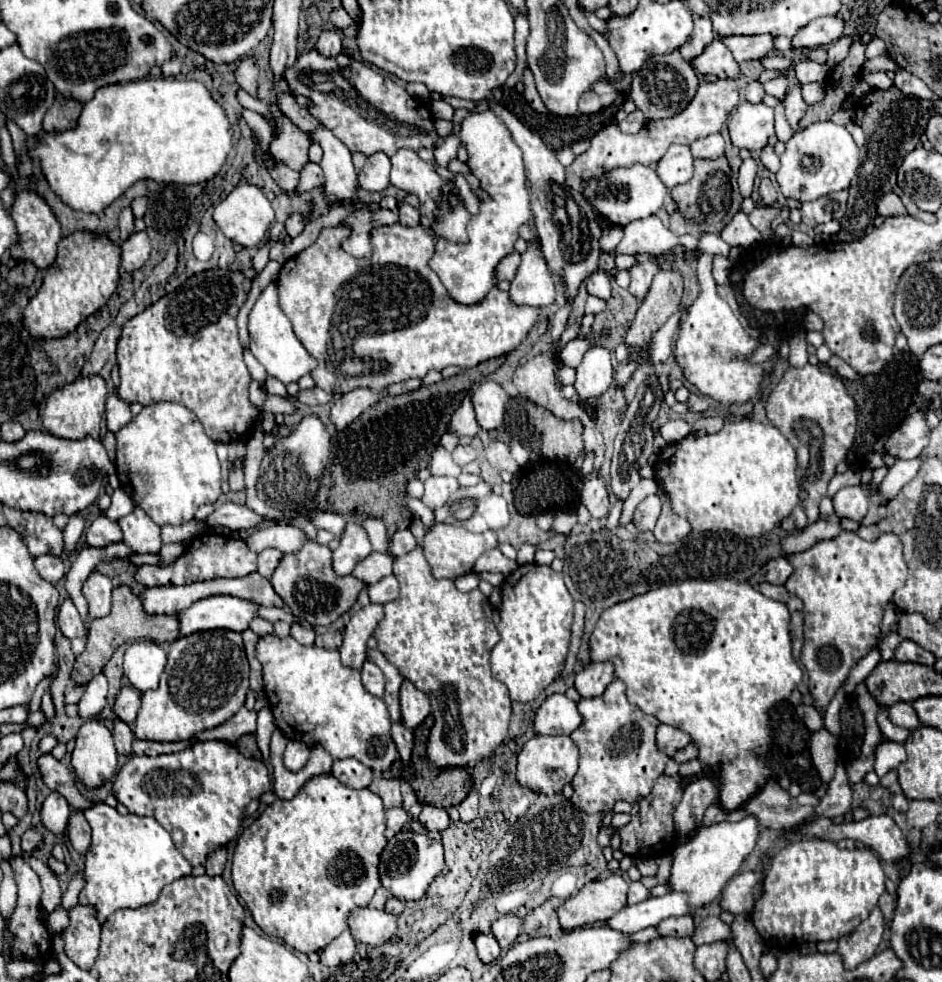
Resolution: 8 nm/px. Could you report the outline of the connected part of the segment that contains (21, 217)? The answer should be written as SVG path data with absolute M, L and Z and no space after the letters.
M20 189L14 197L12 219L16 223L16 233L18 233L18 243L10 247L12 257L16 261L32 261L38 269L52 265L56 259L56 247L58 247L58 241L62 239L62 233L50 205L46 205L46 201L38 193L30 189Z

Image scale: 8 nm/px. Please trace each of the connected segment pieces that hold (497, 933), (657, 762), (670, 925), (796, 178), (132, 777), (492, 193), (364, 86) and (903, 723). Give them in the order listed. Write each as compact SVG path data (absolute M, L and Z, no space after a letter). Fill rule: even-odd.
M514 913L504 915L492 923L492 933L502 949L508 949L520 935L520 931L522 931L522 921Z
M614 679L610 687L606 687L606 691L598 697L580 699L578 711L582 713L582 725L570 735L572 741L580 749L580 767L572 779L572 787L574 787L572 803L580 807L584 813L606 813L620 799L628 803L636 803L644 799L652 791L654 781L662 775L664 765L668 761L668 757L660 753L656 747L654 735L656 735L656 727L660 725L660 721L654 715L642 713L642 709L638 709L626 699L626 685L620 679Z
M690 916L669 917L658 925L658 929L664 937L687 937L694 933L695 922Z
M822 121L794 133L792 139L786 143L786 151L782 153L780 161L782 167L776 173L776 179L784 197L794 197L804 203L816 201L818 197L832 191L848 189L852 177L858 173L860 167L860 149L856 147L846 127L832 121Z
M204 741L196 743L192 749L170 755L132 755L118 771L112 793L130 813L158 819L158 823L172 835L178 851L192 865L204 865L208 853L238 837L244 807L270 789L272 781L262 761L244 757L226 741ZM148 769L150 793L144 783Z
M488 109L484 113L472 113L470 117L466 117L460 127L460 143L468 151L466 163L480 179L482 191L488 193L488 199L480 203L480 213L474 215L468 223L470 241L466 245L458 245L440 237L436 243L436 253L430 259L430 267L440 277L442 285L448 289L454 301L462 305L474 305L480 303L486 293L496 285L494 267L500 263L502 257L514 251L518 227L530 221L532 209L522 151L494 111Z
M310 49L308 53L302 53L290 69L286 69L284 79L292 93L304 95L312 101L308 109L314 119L346 143L350 151L364 155L384 151L386 155L394 155L402 147L418 151L422 147L434 147L438 141L434 117L428 105L410 97L406 89L390 77L382 77L372 67L346 55L328 59L316 49Z
M900 701L900 703L892 705L888 709L888 717L890 717L890 721L894 725L910 729L910 731L914 731L914 729L920 727L920 721L918 721L918 715L916 715L914 707L910 703L906 703L906 701Z

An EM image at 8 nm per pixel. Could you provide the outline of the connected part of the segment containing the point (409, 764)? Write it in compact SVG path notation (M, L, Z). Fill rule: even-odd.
M428 717L422 725L418 725L414 729L414 757L410 761L396 761L396 769L390 767L390 775L394 777L408 777L416 797L420 803L428 803L428 805L434 805L434 807L444 807L448 809L450 805L460 805L460 801L468 795L468 791L472 789L472 777L466 769L438 769L434 767L428 759L426 759L426 739L428 739L428 733L430 733L430 723L432 719Z

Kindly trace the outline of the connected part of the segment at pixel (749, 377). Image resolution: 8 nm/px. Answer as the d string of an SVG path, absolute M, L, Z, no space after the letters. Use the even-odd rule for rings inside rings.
M708 231L700 233L698 279L700 279L702 293L694 301L694 305L688 307L688 315L684 317L684 321L680 325L680 337L676 341L674 355L678 359L678 365L684 371L684 377L692 385L696 385L700 393L714 397L720 403L744 403L758 393L760 379L768 371L772 371L774 359L768 363L760 363L760 365L750 365L744 361L746 355L752 353L760 345L760 341L750 337L742 329L742 325L738 323L734 313L730 311L728 303L716 295L716 283L712 277L712 261L718 255L728 257L730 251L732 251L732 247L726 245L726 241L722 241L720 235L708 233Z

